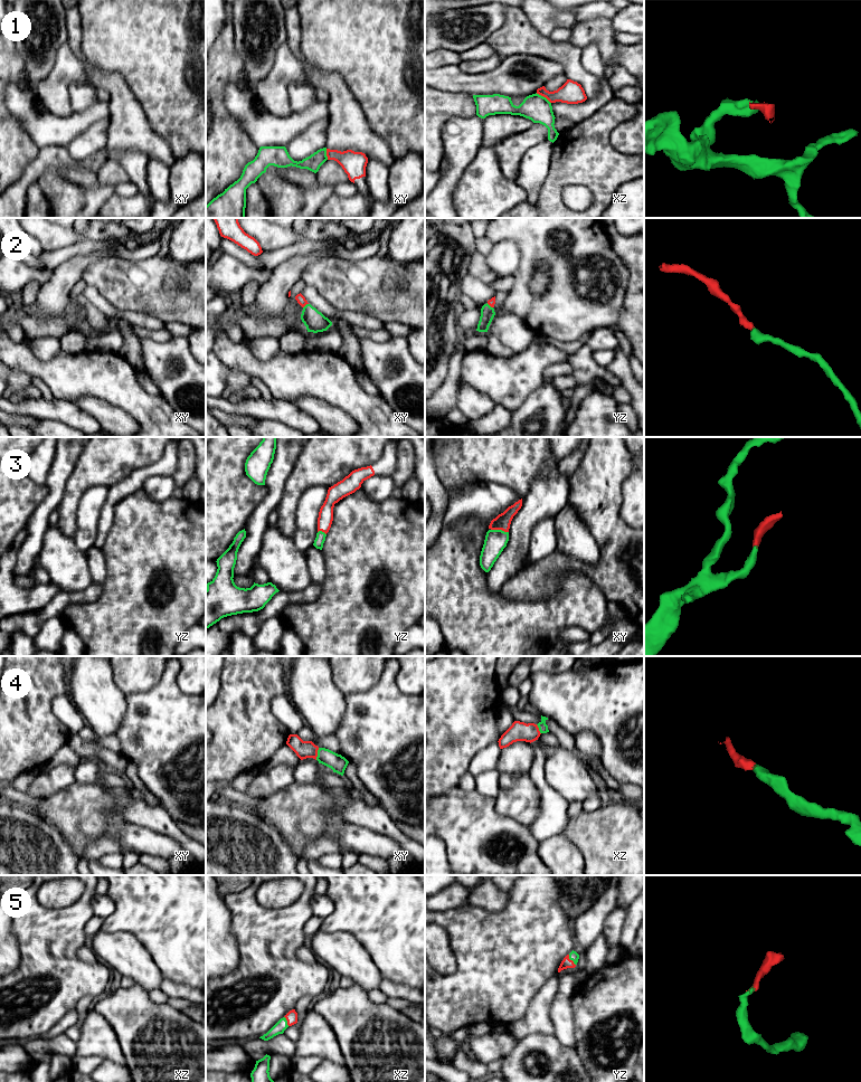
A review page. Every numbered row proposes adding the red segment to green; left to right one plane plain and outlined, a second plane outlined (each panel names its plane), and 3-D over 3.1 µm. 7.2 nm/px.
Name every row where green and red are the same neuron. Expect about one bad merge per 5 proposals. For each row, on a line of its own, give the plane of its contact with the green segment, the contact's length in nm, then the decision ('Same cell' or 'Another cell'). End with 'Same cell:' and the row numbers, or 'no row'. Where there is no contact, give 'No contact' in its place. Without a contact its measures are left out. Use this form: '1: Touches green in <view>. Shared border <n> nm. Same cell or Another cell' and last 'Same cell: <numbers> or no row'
1: Touches green in xz. Shared border 130 nm. Another cell
2: Touches green in xy. Shared border 50 nm. Same cell
3: Touches green in xy. Shared border 130 nm. Same cell
4: Touches green in xy. Shared border 90 nm. Same cell
5: Touches green in yz. Shared border 90 nm. Same cell
Same cell: 2, 3, 4, 5

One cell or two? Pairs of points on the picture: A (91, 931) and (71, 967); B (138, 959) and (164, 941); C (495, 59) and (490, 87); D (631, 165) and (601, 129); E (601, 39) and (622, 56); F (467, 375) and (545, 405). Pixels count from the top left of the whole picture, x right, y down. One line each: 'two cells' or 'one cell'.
A: two cells
B: two cells
C: two cells
D: one cell
E: two cells
F: two cells

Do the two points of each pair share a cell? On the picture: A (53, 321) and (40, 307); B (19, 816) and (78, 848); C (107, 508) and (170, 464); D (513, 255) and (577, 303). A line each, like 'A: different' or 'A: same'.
A: different
B: different
C: same
D: different

